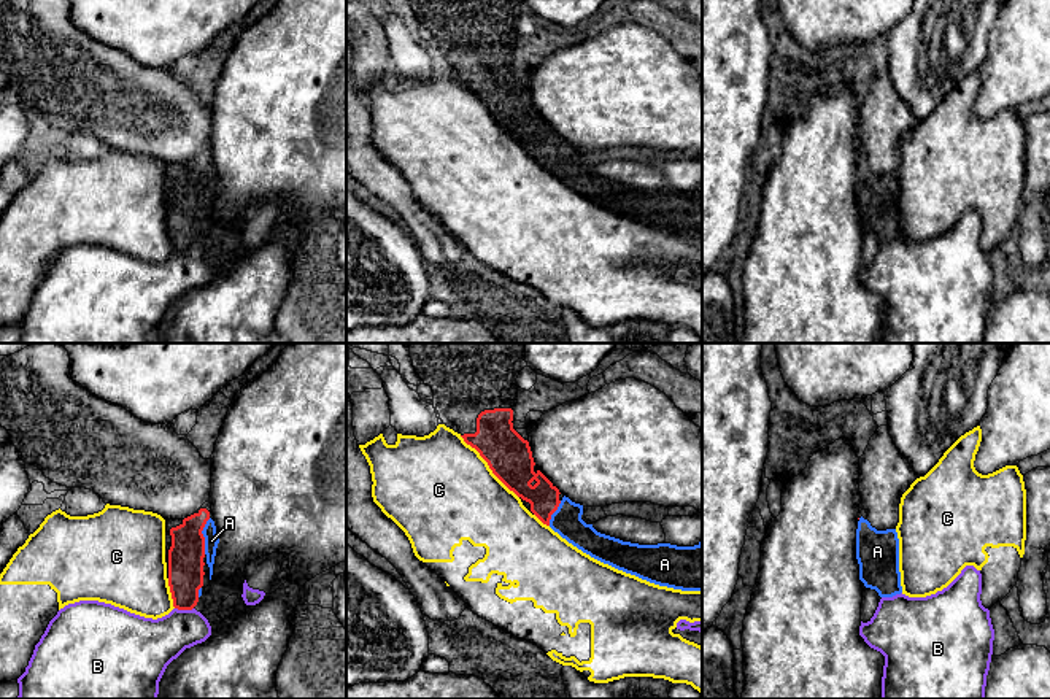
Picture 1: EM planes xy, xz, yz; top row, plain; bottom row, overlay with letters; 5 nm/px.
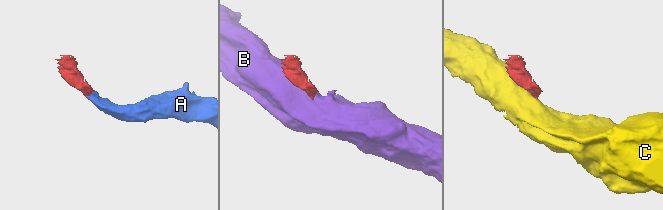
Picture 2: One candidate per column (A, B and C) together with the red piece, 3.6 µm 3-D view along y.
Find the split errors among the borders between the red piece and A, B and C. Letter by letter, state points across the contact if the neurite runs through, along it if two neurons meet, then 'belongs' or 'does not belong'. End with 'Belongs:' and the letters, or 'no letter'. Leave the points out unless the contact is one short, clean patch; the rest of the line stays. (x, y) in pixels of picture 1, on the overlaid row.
A: way xy (186, 553), (202, 536), (212, 540); belongs
B: border xy (175, 607), (193, 609); does not belong
C: does not belong
Belongs: A

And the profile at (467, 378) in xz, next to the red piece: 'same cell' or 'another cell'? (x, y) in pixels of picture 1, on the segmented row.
same cell

